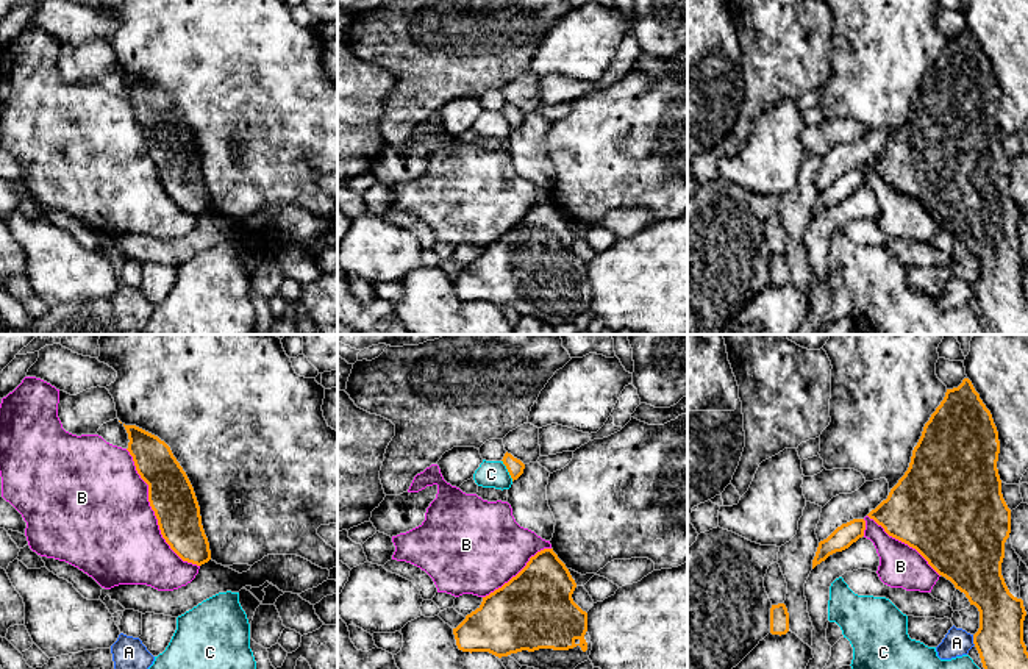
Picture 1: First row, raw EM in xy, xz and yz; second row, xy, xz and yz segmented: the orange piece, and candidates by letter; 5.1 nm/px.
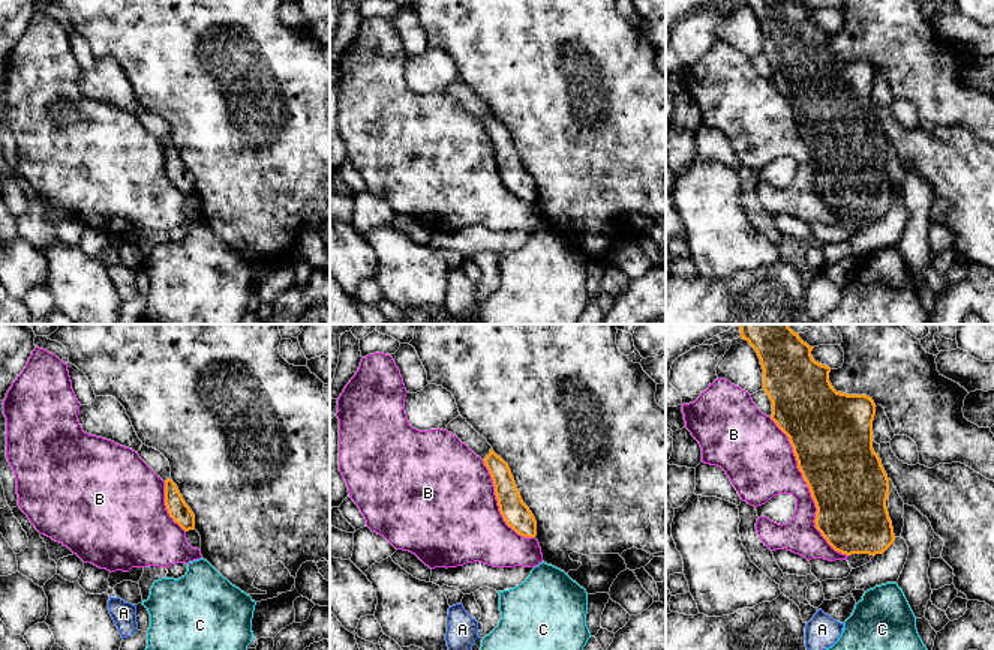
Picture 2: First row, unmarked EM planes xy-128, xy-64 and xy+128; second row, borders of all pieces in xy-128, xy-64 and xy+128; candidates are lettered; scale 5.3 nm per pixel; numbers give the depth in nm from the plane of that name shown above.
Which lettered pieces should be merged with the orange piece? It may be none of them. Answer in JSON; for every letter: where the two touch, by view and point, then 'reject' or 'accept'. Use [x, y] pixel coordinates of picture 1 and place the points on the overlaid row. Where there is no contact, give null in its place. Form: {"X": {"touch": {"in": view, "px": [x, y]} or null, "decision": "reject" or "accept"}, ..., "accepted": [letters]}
{"A": {"touch": {"in": "yz", "px": [974, 640]}, "decision": "reject"}, "B": {"touch": {"in": "xy", "px": [155, 513]}, "decision": "reject"}, "C": {"touch": {"in": "xz", "px": [508, 471]}, "decision": "reject"}, "accepted": []}

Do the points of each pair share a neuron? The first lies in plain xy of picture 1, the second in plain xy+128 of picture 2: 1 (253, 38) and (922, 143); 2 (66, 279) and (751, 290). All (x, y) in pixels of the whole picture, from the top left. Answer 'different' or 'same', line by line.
1: different
2: different

